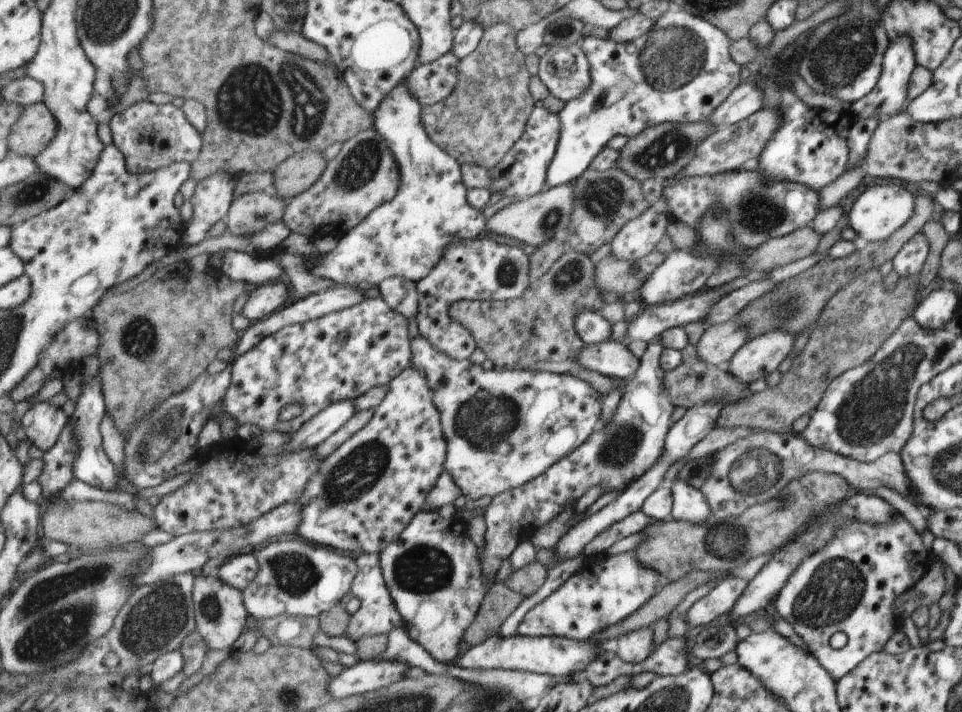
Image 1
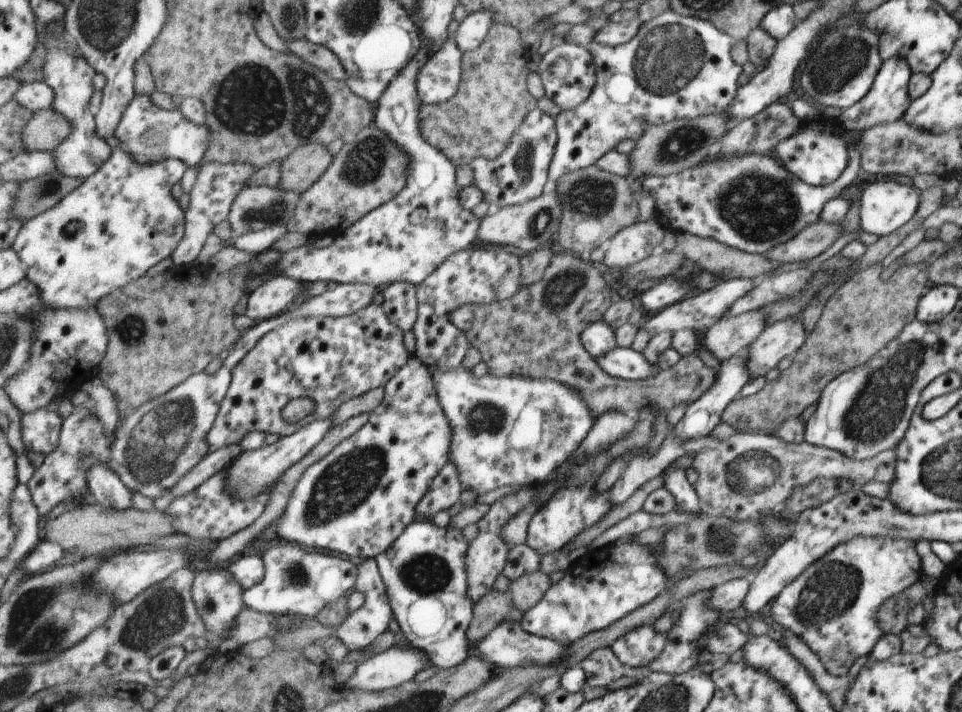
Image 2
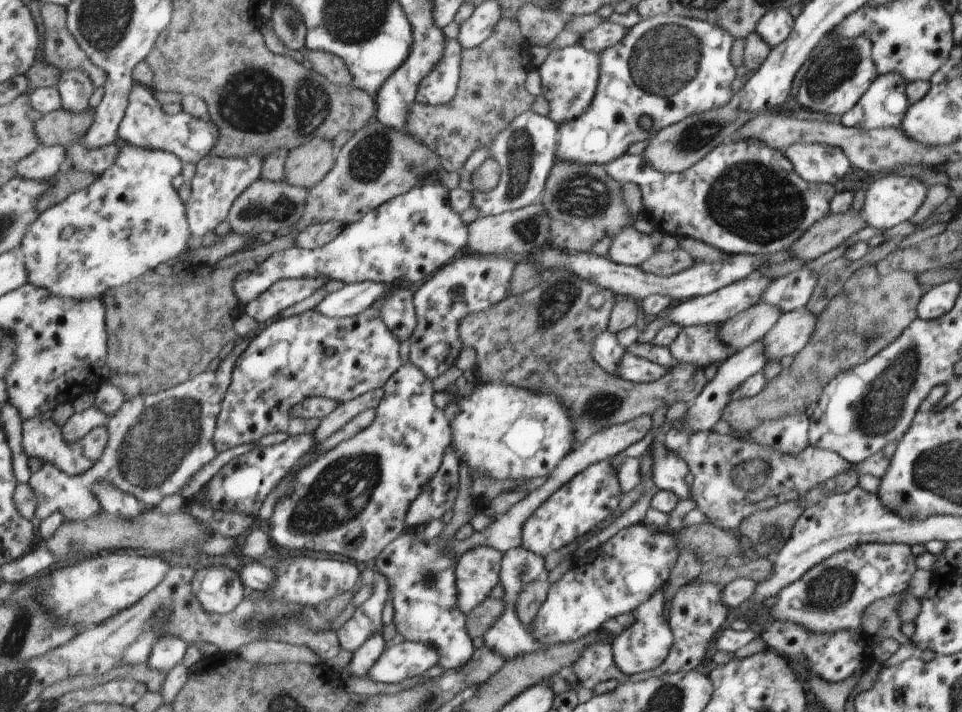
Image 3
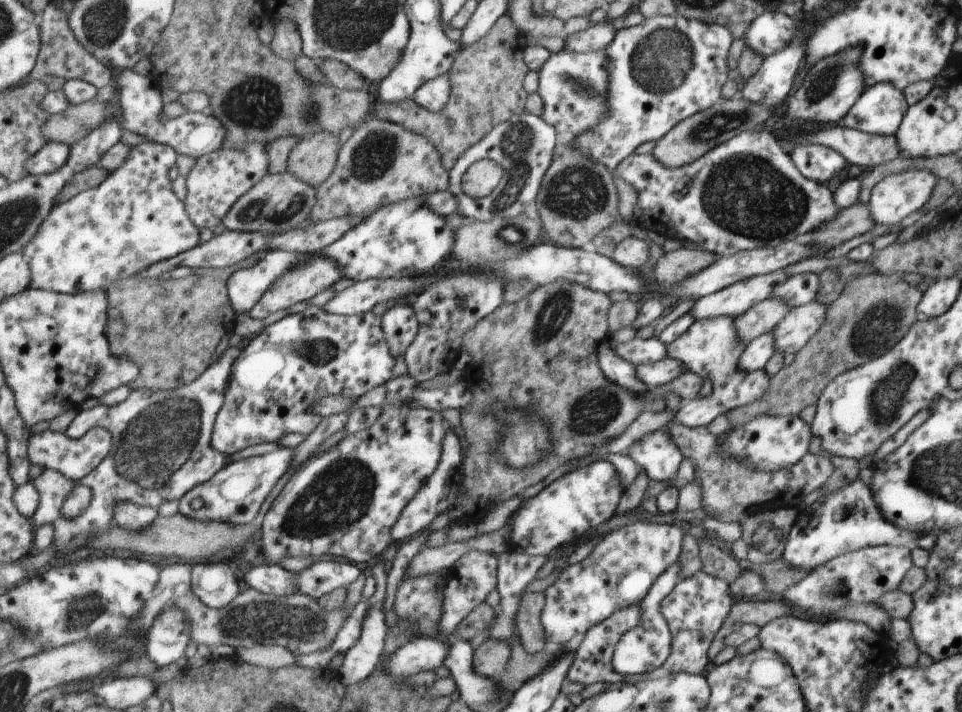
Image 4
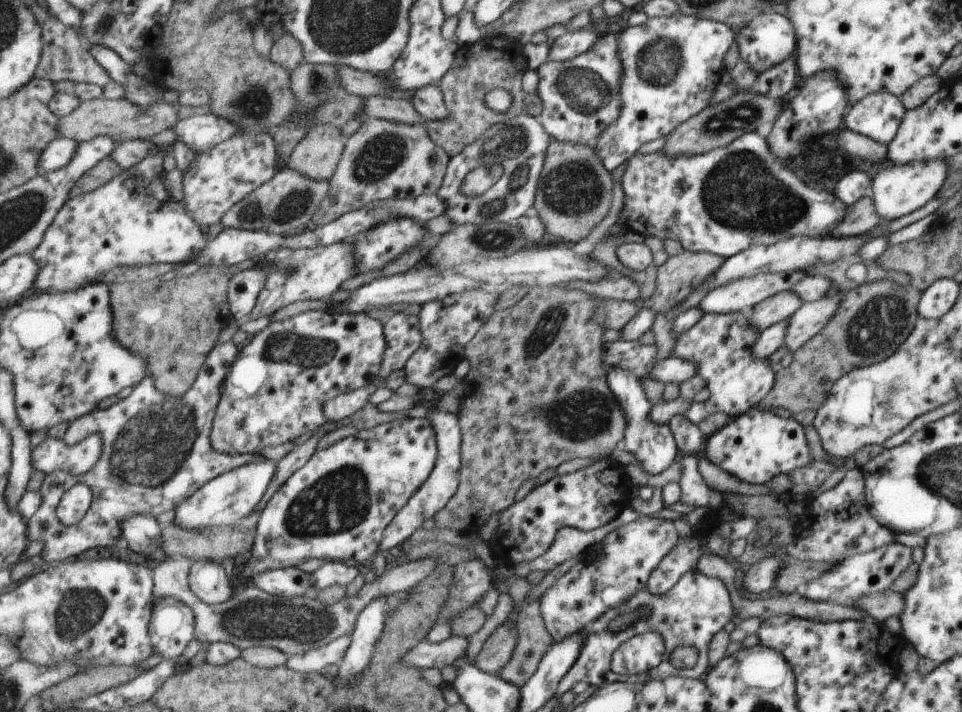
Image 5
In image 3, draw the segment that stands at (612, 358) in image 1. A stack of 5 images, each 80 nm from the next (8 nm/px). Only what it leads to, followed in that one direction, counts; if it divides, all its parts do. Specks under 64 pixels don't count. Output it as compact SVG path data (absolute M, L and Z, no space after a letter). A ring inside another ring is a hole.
M624 351L617 368L615 368L615 376L633 383L655 382L667 370L669 368L663 368L655 362L650 362L647 358L639 358L639 356L633 356Z

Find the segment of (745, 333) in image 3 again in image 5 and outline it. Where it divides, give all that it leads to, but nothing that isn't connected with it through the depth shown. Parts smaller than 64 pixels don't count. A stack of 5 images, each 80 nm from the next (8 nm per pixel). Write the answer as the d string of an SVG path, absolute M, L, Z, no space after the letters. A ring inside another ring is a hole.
M793 292L776 293L748 311L747 324L761 332L777 322L785 321L801 304L801 300L793 296Z

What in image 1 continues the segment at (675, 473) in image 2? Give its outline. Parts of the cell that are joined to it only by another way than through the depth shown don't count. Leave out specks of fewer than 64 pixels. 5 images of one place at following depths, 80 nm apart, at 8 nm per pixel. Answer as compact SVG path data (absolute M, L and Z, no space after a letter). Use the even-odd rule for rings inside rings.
M675 479L671 483L672 506L670 517L675 522L687 524L701 524L709 520L712 509L708 501L699 490L696 490L685 481Z

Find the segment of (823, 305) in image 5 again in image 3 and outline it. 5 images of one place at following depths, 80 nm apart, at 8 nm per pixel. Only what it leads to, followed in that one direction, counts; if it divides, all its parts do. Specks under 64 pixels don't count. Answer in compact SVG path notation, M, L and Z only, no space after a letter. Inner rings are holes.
M804 308L780 314L772 328L761 338L766 362L781 360L784 356L795 355L808 342L815 327L815 318Z

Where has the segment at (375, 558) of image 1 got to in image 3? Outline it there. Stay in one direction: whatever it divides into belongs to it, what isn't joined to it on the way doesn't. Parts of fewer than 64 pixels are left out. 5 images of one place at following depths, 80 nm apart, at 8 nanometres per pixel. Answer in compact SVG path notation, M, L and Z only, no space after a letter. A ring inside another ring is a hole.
M365 568L361 574L362 585L371 584L373 594L356 608L352 617L338 630L336 645L342 650L355 653L375 632L382 632L383 606L390 584L379 571Z

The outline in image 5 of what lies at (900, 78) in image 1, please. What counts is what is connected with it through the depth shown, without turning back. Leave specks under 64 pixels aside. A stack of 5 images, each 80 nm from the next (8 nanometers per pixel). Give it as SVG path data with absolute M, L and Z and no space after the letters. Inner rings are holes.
M879 90L857 100L844 120L846 130L869 136L879 144L888 144L896 137L906 113L899 97Z

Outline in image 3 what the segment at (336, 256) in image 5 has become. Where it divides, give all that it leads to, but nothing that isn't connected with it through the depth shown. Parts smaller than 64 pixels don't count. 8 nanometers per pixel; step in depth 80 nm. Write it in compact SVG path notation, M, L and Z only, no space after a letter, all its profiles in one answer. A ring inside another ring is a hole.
M317 276L317 278L279 280L279 282L275 282L269 290L263 292L259 298L255 298L253 302L249 302L249 304L245 306L245 312L259 323L268 325L279 318L281 312L285 312L285 310L297 305L297 302L306 300L311 294L315 294L317 290L324 289L327 284L328 280L325 280L323 276Z

